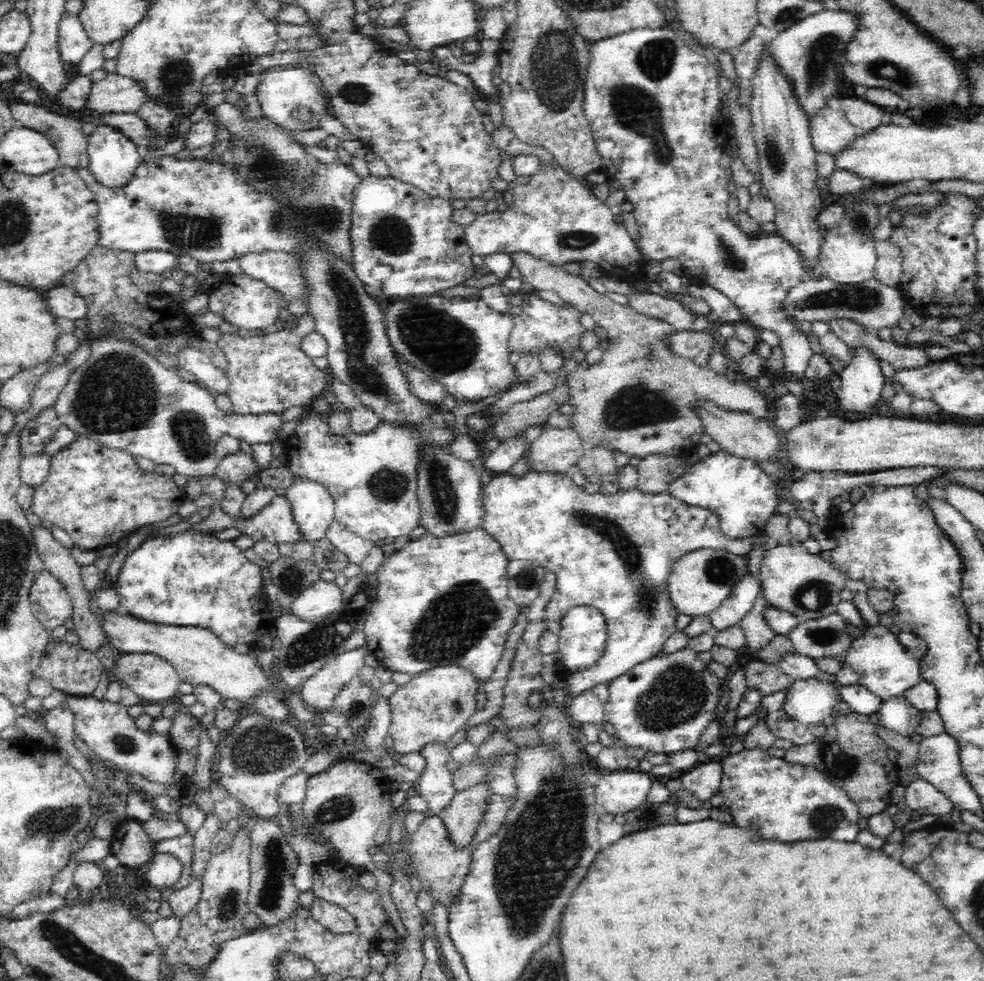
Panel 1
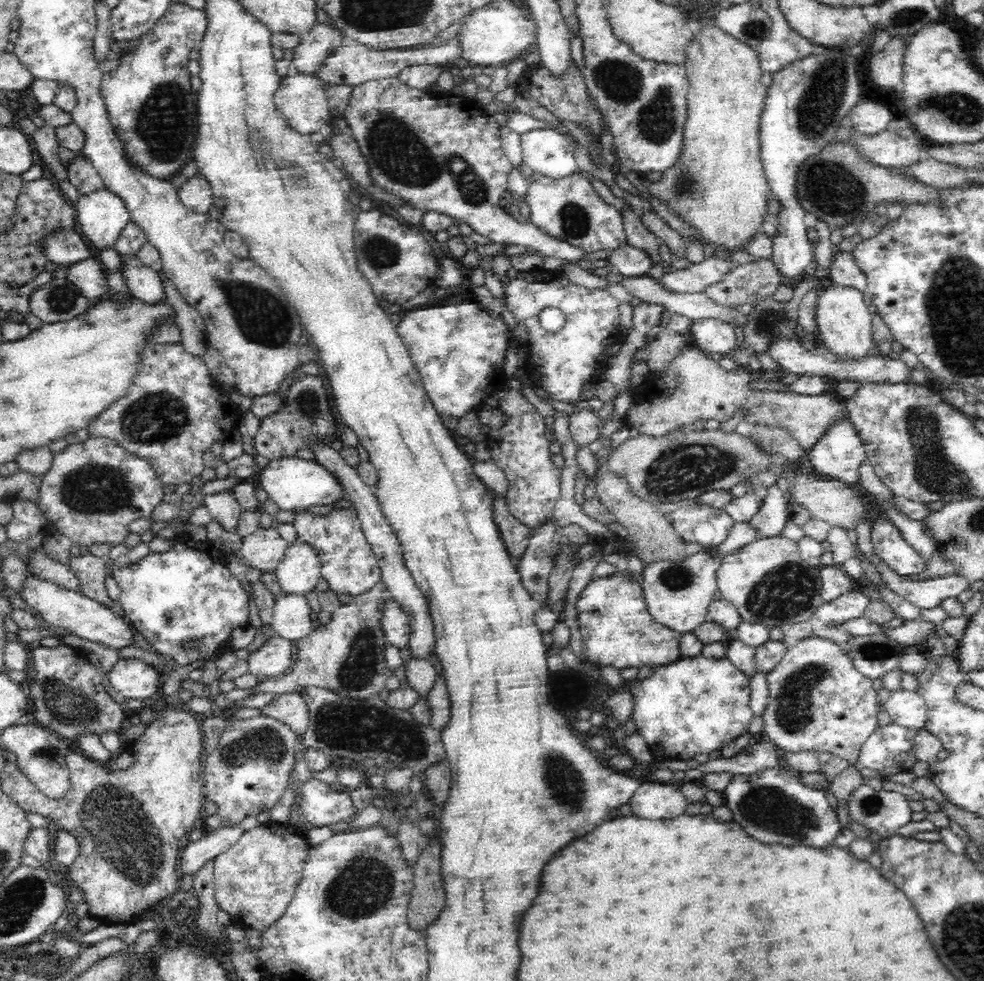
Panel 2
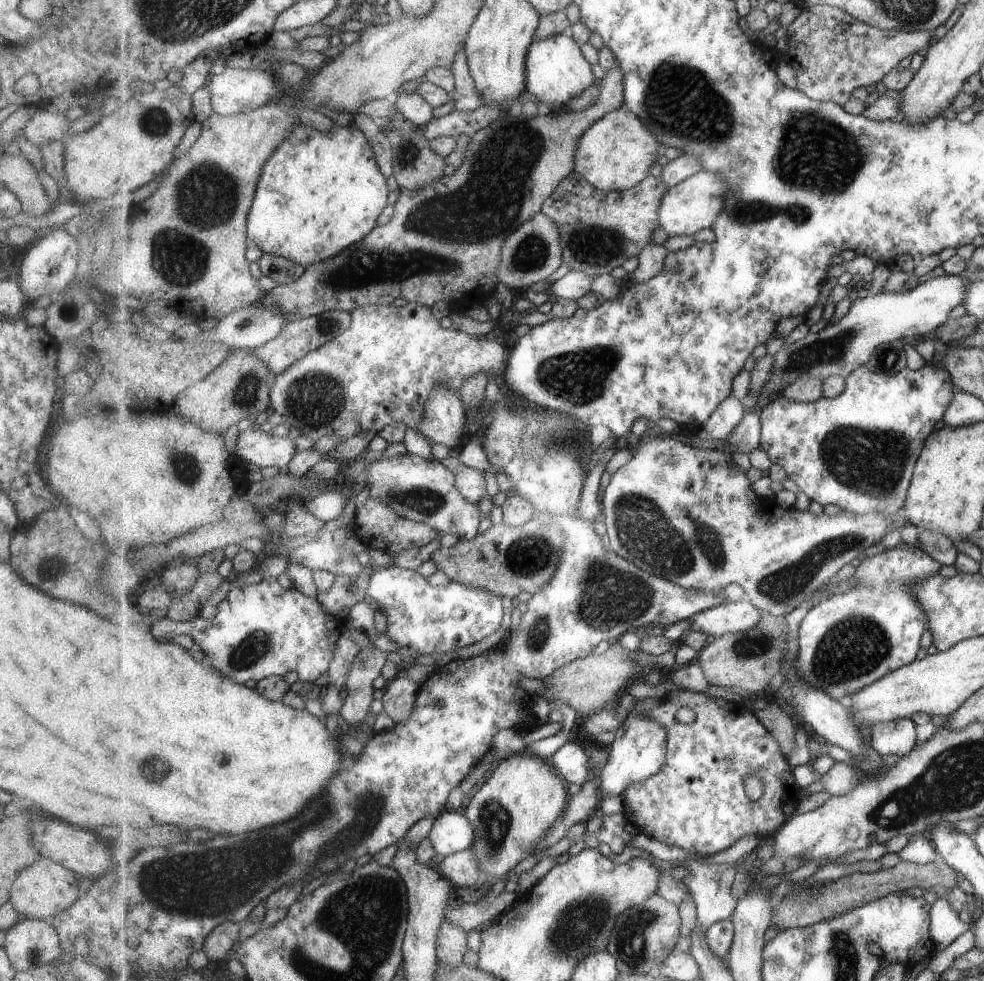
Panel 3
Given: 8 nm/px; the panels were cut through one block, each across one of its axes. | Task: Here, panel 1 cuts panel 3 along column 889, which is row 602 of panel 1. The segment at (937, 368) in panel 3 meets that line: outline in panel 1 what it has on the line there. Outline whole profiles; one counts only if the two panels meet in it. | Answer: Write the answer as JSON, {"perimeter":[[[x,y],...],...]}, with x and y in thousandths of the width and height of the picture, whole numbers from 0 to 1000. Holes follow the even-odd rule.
{"perimeter":[[[490,537],[455,546],[433,542],[404,561],[393,560],[391,570],[383,579],[384,601],[382,614],[371,634],[371,660],[382,669],[386,678],[398,685],[411,685],[420,690],[444,679],[468,678],[478,682],[487,693],[496,693],[513,667],[516,642],[532,625],[517,609],[516,574],[509,555]]]}

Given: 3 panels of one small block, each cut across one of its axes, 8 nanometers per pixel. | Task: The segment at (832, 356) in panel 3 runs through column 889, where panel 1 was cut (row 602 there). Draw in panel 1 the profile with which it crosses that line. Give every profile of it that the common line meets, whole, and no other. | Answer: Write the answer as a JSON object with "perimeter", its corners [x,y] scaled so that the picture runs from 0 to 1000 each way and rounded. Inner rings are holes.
{"perimeter":[[[325,590],[304,604],[295,621],[309,634],[323,634],[342,624],[348,616],[349,603],[341,594]]]}

